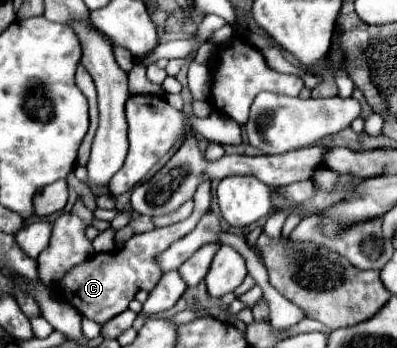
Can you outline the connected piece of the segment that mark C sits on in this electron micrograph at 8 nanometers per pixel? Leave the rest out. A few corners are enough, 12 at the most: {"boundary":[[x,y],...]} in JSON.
{"boundary":[[197,186],[187,220],[93,254],[61,280],[81,316],[105,324],[163,276],[155,256],[209,210]]}

